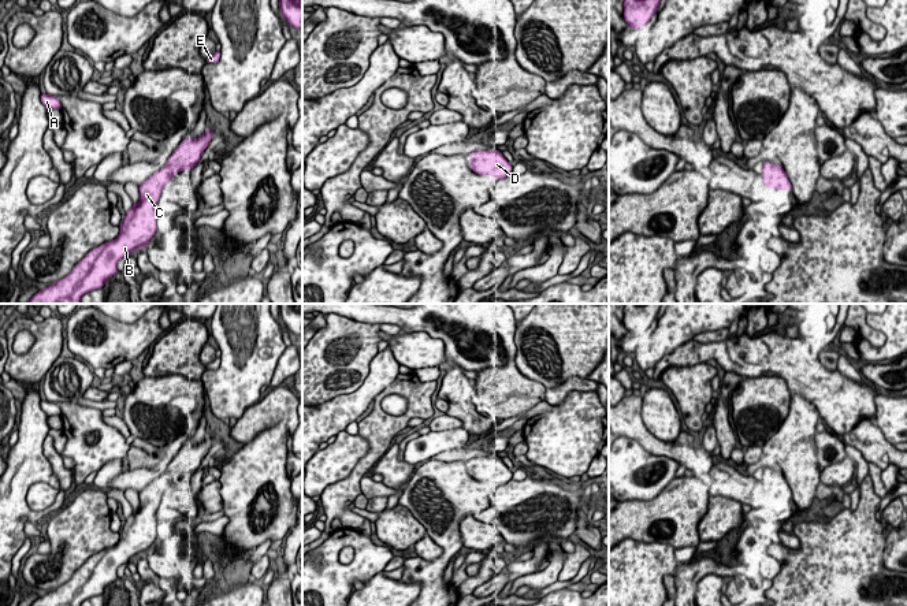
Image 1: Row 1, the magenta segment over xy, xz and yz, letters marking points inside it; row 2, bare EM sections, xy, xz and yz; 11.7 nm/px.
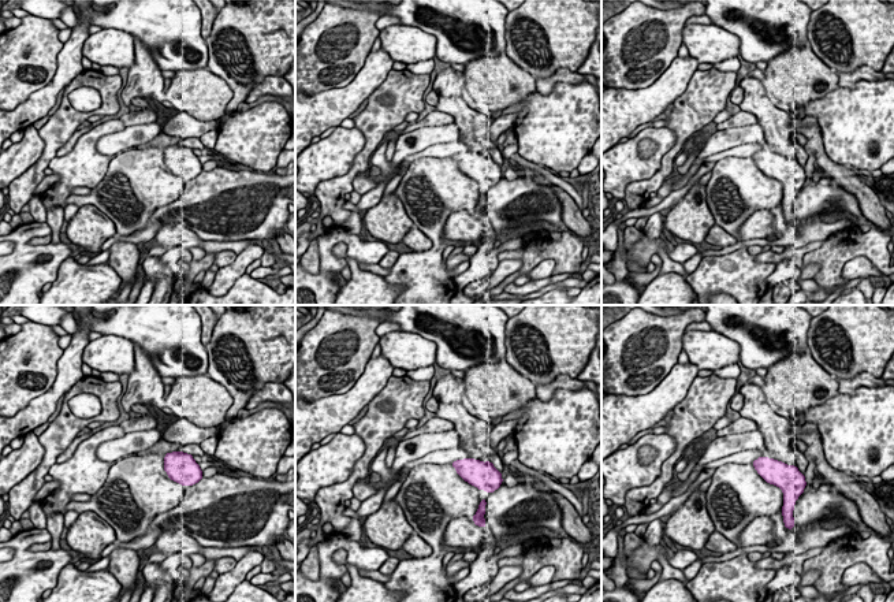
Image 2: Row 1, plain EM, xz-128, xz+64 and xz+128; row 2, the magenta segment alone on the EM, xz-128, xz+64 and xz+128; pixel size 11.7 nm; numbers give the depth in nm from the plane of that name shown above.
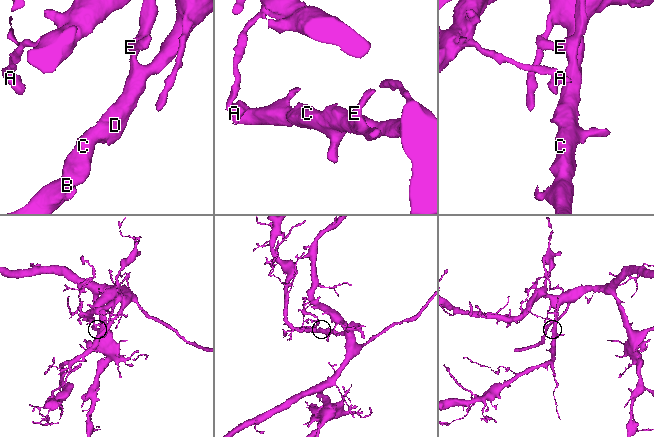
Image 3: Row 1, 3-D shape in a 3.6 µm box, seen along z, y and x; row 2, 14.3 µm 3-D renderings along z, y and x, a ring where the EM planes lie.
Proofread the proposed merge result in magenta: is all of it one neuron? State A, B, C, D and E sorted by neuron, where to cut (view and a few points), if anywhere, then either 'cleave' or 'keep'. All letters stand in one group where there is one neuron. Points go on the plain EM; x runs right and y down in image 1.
A B C D E | no cut | keep

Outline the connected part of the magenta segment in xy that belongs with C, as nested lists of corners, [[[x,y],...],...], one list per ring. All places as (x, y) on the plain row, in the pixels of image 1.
[[[207,435],[198,445],[186,443],[166,468],[166,473],[138,492],[140,509],[126,518],[119,532],[119,542],[92,555],[63,585],[36,599],[30,606],[81,606],[92,596],[101,595],[104,590],[118,581],[118,568],[129,564],[134,555],[149,551],[155,542],[156,512],[163,494],[172,487],[176,479],[192,477],[213,445]]]

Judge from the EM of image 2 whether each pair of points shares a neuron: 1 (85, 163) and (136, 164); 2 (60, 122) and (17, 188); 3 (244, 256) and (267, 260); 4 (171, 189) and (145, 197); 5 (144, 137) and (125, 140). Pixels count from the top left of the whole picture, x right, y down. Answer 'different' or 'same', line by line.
1: different
2: same
3: different
4: same
5: same

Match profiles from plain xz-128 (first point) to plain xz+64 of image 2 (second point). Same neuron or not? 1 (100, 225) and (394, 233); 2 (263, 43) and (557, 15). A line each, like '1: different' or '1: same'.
1: same
2: same

